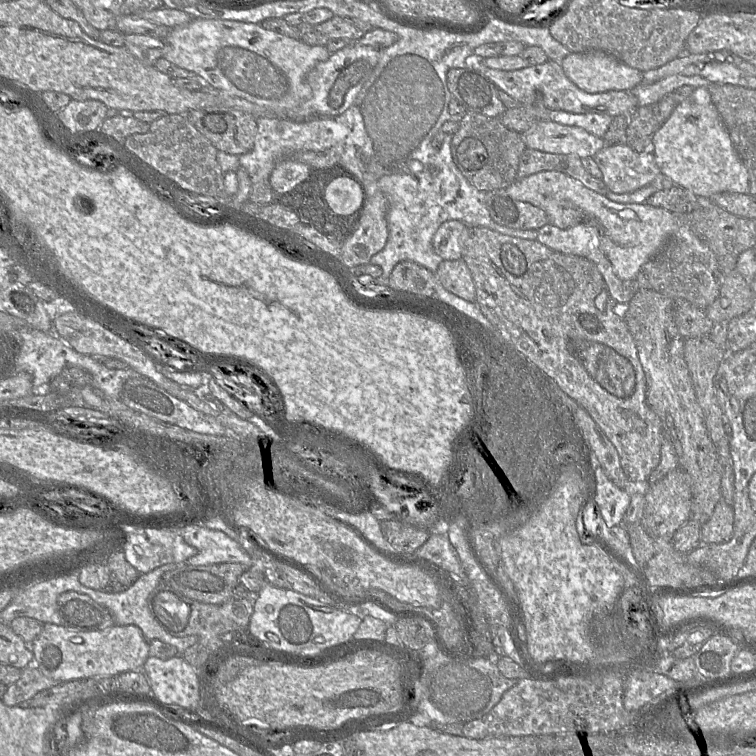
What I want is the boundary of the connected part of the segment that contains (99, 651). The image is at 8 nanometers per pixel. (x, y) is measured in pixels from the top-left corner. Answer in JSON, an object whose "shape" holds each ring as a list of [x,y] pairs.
{"shape":[[[51,623],[43,624],[41,633],[30,644],[33,664],[43,675],[57,682],[76,679],[119,676],[128,671],[143,671],[149,657],[149,641],[135,625],[113,625],[104,630],[78,631]]]}

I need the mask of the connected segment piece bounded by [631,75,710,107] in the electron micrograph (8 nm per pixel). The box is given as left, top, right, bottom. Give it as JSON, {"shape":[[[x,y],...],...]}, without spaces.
{"shape":[[[672,75],[661,79],[653,84],[640,84],[631,92],[637,98],[638,106],[657,104],[667,94],[673,92],[684,85],[698,87],[708,87],[710,82],[702,76],[693,75]]]}

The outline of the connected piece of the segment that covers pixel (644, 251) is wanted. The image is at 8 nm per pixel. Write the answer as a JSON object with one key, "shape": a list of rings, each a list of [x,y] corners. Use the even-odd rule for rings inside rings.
{"shape":[[[554,170],[516,179],[506,191],[512,198],[544,210],[549,224],[558,228],[566,229],[585,222],[598,224],[601,249],[622,280],[635,279],[641,267],[661,249],[676,226],[676,215],[666,209],[647,203],[611,201],[571,176]]]}

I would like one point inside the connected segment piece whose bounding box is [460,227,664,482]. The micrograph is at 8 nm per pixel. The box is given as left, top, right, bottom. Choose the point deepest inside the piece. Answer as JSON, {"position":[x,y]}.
{"position":[554,309]}

